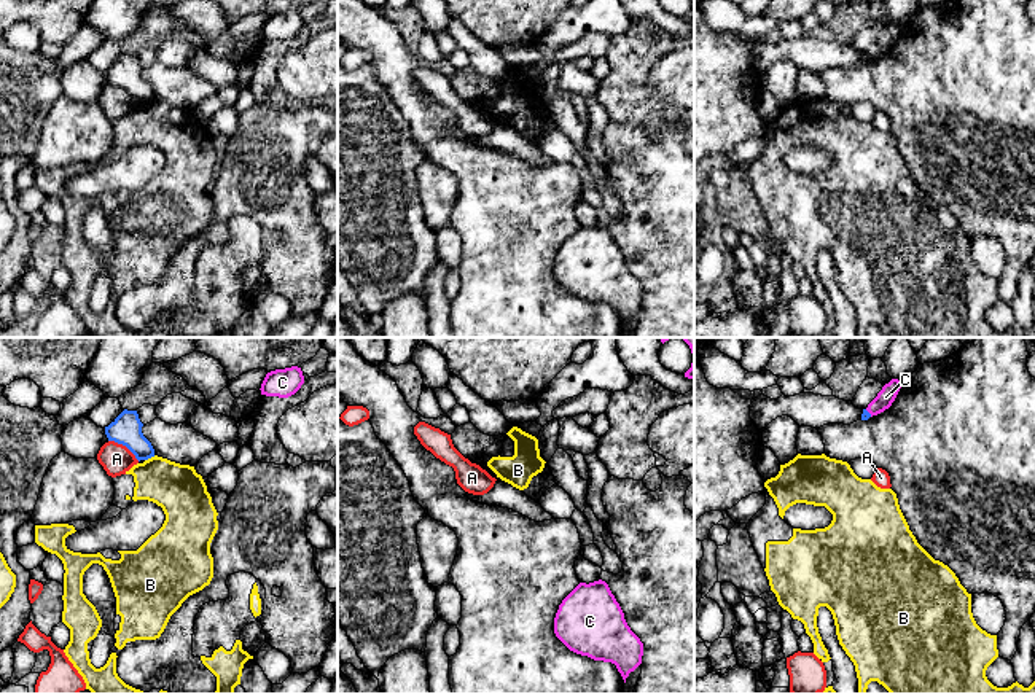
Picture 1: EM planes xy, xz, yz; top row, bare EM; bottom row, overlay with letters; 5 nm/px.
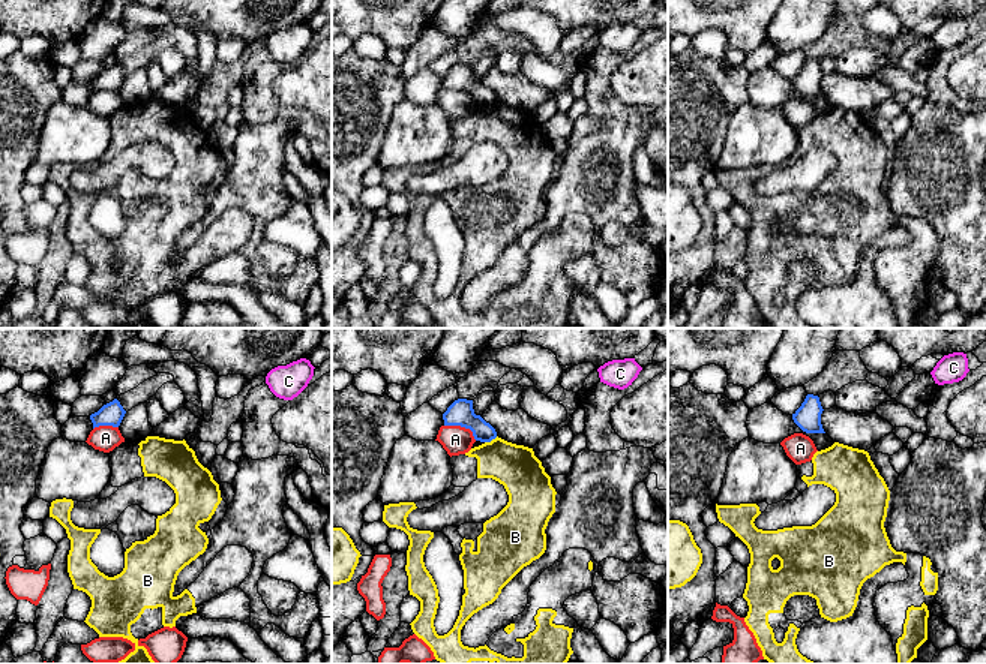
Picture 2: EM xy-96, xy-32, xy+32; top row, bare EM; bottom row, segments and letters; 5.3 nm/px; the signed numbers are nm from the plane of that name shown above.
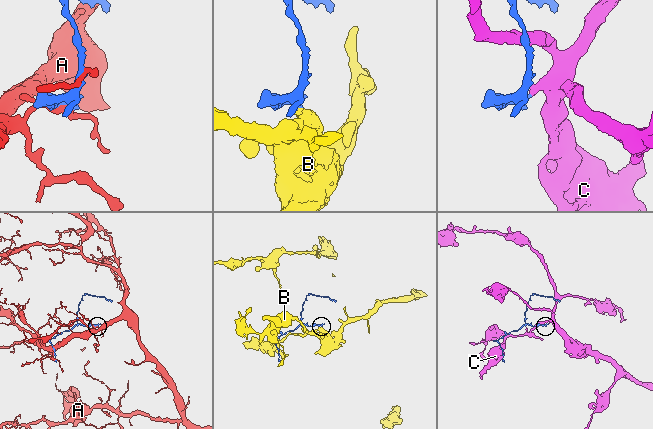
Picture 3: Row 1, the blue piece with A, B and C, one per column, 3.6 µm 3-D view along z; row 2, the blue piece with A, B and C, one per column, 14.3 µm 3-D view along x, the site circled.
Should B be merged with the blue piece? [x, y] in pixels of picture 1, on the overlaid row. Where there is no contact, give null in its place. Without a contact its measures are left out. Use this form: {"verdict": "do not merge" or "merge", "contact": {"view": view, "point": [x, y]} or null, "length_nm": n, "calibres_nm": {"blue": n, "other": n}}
{"verdict": "do not merge", "contact": {"view": "xy", "point": [150, 457]}, "length_nm": 60, "calibres_nm": {"blue": 150, "other": 260}}

